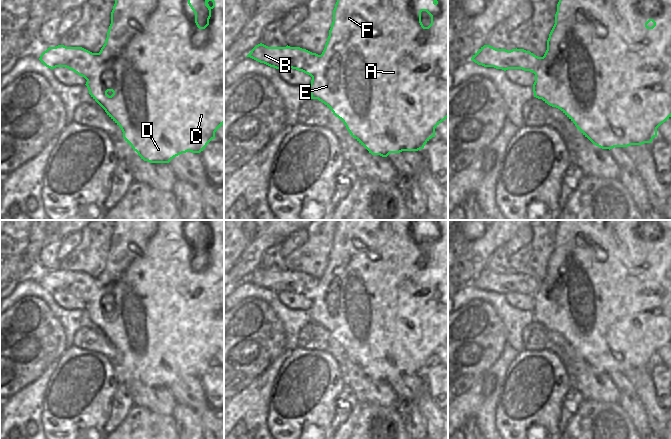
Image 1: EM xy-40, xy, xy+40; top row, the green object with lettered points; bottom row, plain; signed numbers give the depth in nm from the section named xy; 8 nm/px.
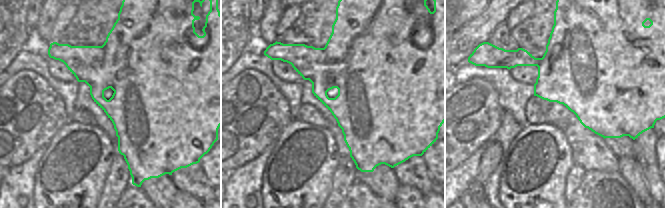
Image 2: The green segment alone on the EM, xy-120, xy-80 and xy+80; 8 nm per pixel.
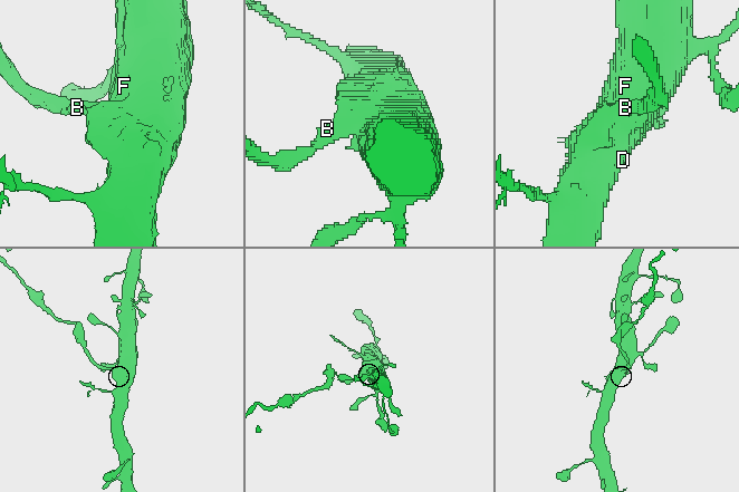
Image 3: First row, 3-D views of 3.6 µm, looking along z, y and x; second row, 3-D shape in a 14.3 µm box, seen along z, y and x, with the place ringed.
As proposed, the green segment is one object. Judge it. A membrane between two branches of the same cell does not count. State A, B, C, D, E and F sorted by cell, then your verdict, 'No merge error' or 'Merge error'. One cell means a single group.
Groups: A C D F / B E. Merge error

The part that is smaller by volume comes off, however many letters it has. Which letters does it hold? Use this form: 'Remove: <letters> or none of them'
Remove: B, E

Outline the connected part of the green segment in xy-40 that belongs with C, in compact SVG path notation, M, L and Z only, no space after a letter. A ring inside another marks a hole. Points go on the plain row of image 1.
M115 220L111 248L105 268L99 276L99 286L108 286L112 281L120 285L132 285L136 291L142 293L157 292L156 295L150 296L148 301L139 302L142 306L137 314L139 328L147 332L147 342L142 345L141 354L148 359L143 362L146 366L144 376L138 377L141 383L150 387L169 387L174 381L188 375L200 377L212 363L215 363L215 356L224 348L224 220ZM192 221L204 223L209 234L207 248L204 251L200 251L197 246L197 236L190 227Z

